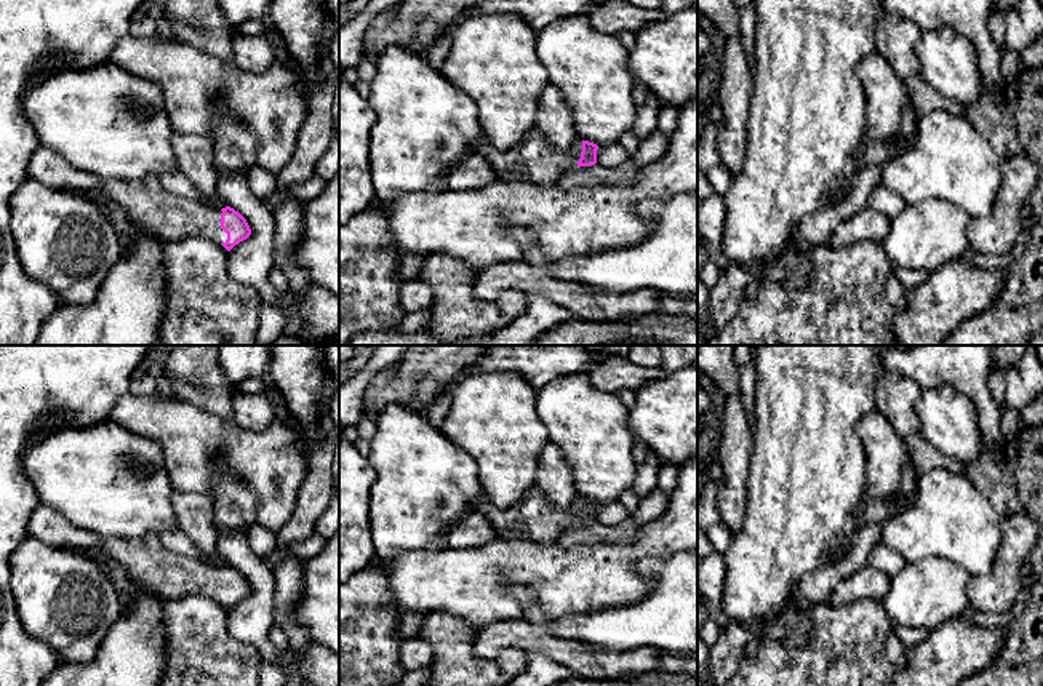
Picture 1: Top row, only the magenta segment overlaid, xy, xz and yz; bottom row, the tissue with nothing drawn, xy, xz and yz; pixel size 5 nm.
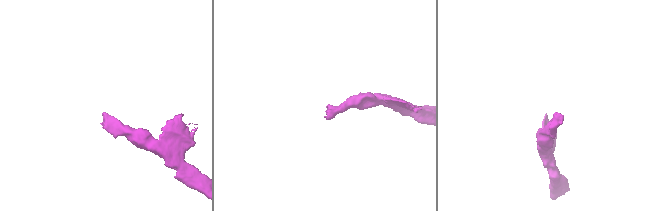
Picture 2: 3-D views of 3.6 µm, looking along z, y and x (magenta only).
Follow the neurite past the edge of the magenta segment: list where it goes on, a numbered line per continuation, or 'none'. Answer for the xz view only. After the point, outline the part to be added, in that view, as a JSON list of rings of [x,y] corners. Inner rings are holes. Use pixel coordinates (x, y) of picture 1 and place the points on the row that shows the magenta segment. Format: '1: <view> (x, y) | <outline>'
1: xz (544, 167) | [[[480,133],[472,152],[485,157],[490,155],[490,163],[499,181],[528,181],[541,185],[557,184],[561,173],[573,168],[582,152],[582,139],[576,139],[568,150],[553,147],[531,152],[529,144],[517,146],[510,150],[499,150],[486,146],[485,136]]]

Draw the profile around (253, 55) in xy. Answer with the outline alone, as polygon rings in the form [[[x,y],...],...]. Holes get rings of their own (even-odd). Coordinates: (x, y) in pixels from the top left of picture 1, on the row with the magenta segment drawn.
[[[235,32],[232,38],[232,62],[243,72],[261,74],[269,69],[275,54],[272,50],[272,32],[246,37]]]

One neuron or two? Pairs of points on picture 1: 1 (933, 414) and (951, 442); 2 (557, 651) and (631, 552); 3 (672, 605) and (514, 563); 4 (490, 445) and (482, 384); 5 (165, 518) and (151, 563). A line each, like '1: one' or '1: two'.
1: one
2: two
3: two
4: one
5: two

